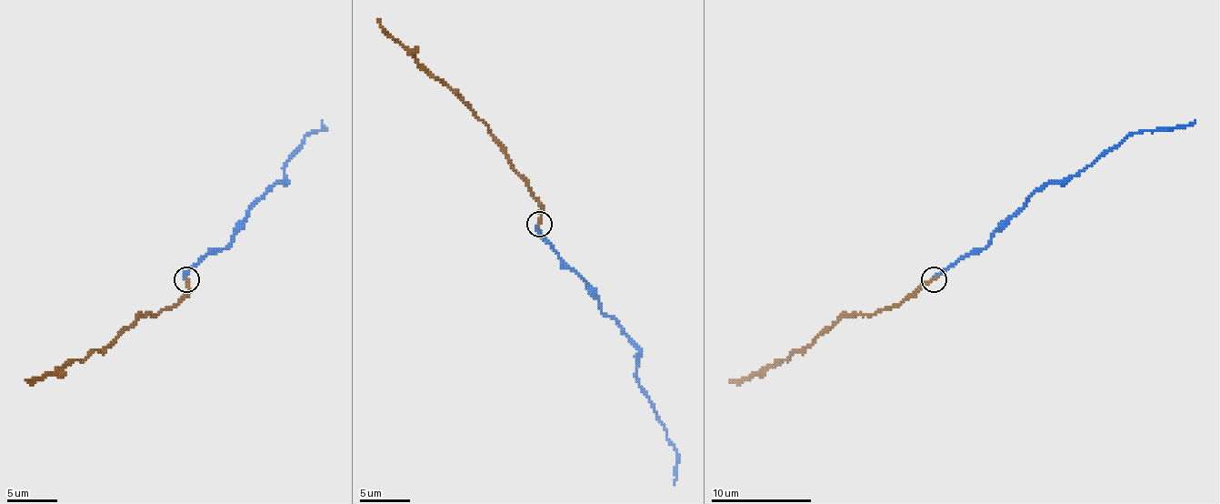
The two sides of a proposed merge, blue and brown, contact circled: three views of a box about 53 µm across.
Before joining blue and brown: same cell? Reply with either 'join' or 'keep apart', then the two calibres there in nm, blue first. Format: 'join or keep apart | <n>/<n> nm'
join | 240/170 nm

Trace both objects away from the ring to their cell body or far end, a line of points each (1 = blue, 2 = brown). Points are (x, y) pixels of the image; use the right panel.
1: (933, 279), (961, 258), (981, 251), (1036, 191), (1092, 166), (1134, 133), (1184, 128), (1194, 120)
2: (933, 279), (873, 314), (840, 317), (807, 347), (787, 359), (777, 359), (760, 372), (729, 379)

